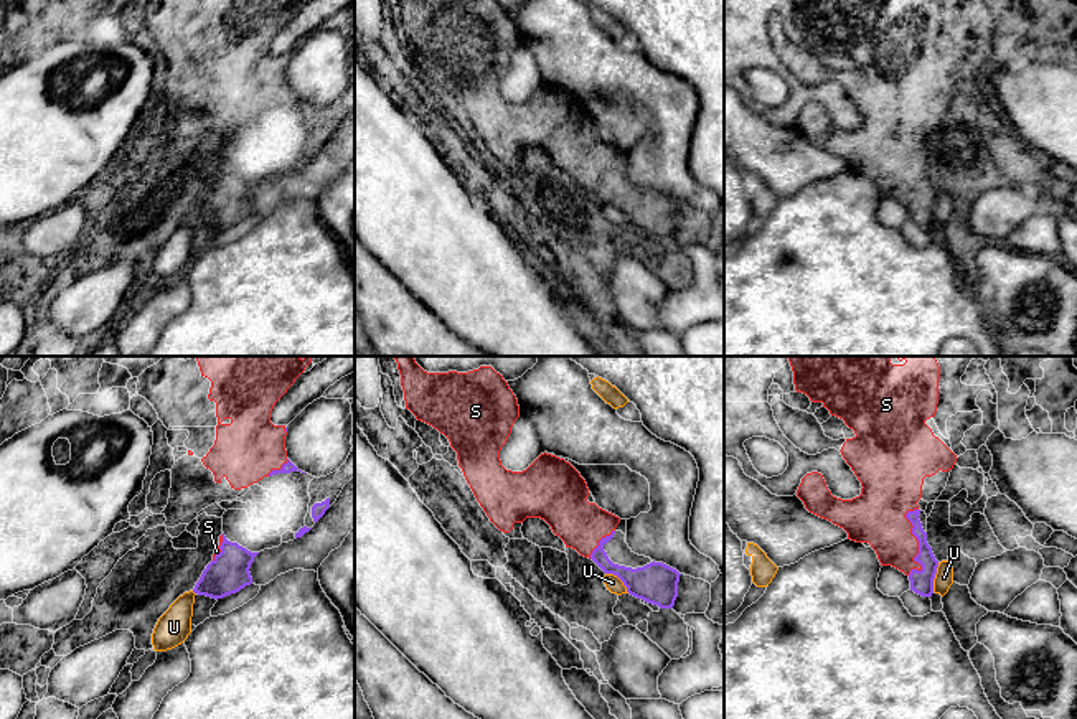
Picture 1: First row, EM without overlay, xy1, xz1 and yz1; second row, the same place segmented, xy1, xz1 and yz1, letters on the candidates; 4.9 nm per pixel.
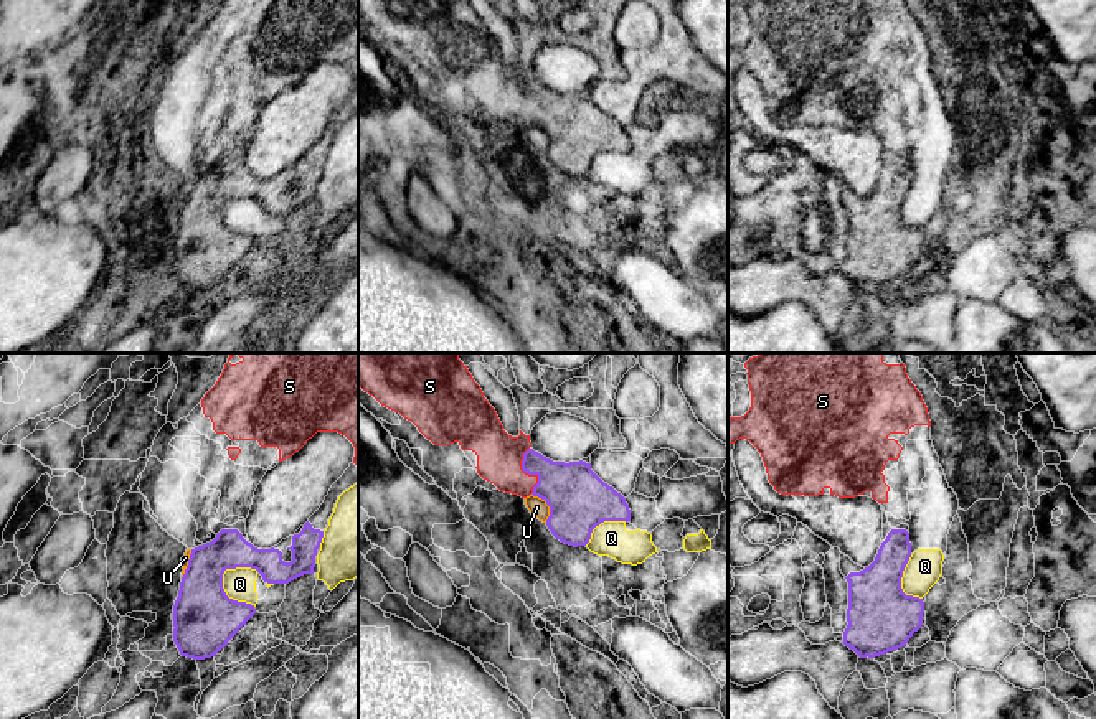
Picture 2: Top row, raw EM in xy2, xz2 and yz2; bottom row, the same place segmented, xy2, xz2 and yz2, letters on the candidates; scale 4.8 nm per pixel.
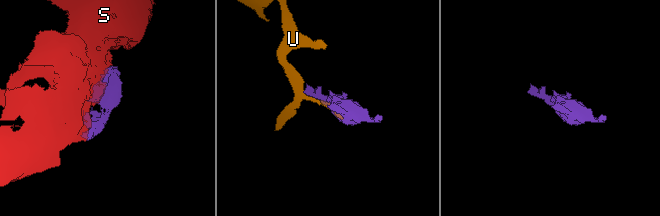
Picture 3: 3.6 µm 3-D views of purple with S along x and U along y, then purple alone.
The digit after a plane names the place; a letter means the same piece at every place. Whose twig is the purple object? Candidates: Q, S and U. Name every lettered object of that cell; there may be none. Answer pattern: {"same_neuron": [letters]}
{"same_neuron": ["S"]}

